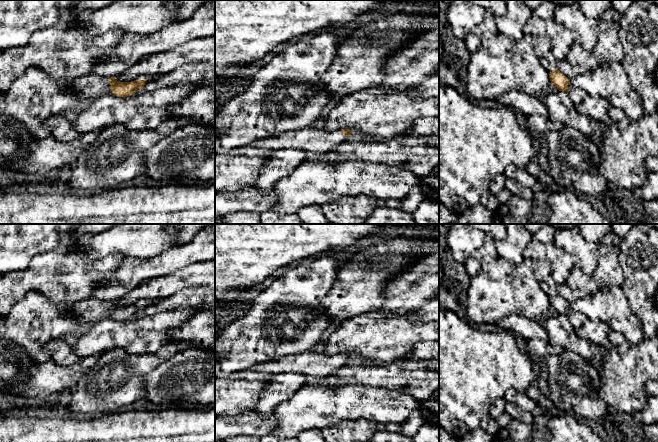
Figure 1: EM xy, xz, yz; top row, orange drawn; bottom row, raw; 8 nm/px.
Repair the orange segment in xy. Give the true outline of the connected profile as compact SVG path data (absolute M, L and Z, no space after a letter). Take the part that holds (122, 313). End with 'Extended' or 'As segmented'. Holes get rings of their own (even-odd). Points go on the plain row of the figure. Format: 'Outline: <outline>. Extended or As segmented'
Outline: M94 295L77 302L72 309L64 311L63 316L75 315L84 330L94 323L107 317L117 321L127 321L133 318L138 312L143 312L147 303L138 303L131 306L118 306L116 301L101 302Z. Extended

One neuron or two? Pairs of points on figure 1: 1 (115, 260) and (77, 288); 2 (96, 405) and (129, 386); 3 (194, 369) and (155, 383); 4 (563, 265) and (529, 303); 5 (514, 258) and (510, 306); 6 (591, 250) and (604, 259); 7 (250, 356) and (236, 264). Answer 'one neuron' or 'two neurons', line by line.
1: one neuron
2: one neuron
3: one neuron
4: two neurons
5: two neurons
6: two neurons
7: two neurons

